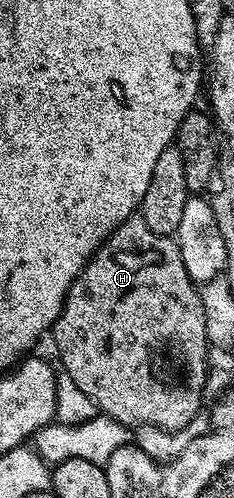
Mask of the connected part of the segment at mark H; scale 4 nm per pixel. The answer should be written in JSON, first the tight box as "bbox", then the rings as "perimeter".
{"bbox":[53,215,209,432],"perimeter":[[[142,215],[130,216],[103,245],[91,256],[91,260],[83,269],[73,286],[67,291],[61,314],[55,319],[53,337],[55,348],[59,351],[59,360],[63,363],[62,371],[77,384],[77,389],[88,395],[98,411],[109,419],[115,419],[130,430],[143,424],[152,424],[167,432],[177,432],[186,427],[195,416],[200,415],[203,404],[203,391],[209,387],[207,379],[209,365],[209,341],[207,339],[207,323],[205,322],[205,306],[197,284],[191,280],[182,261],[181,250],[176,241],[169,236],[153,234],[149,226],[145,226]]]}

